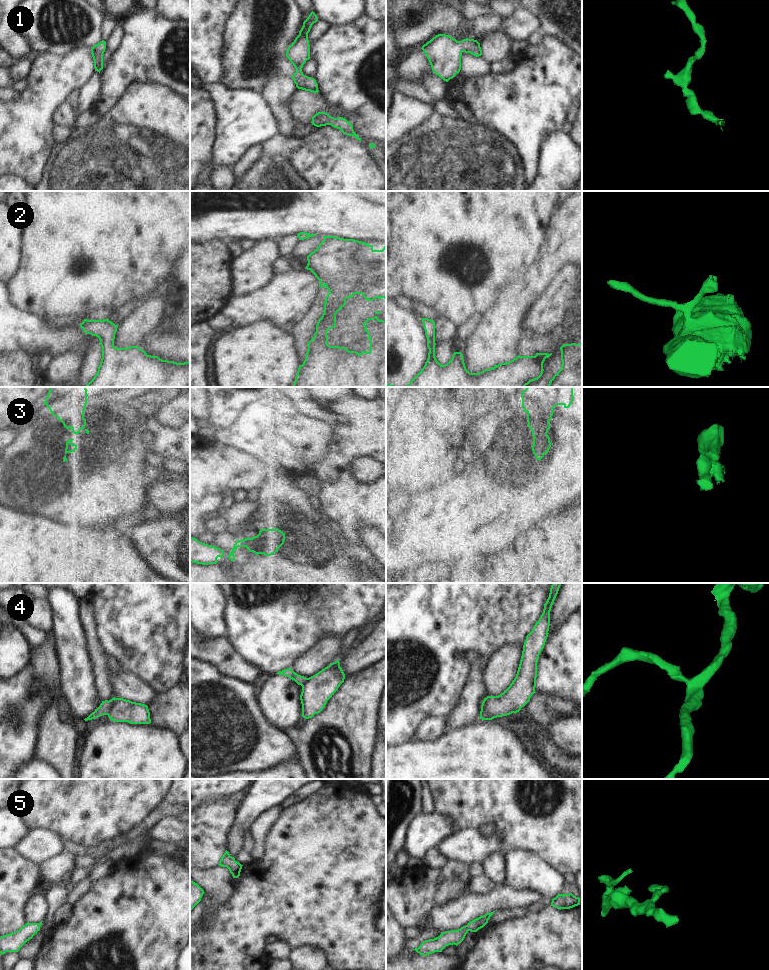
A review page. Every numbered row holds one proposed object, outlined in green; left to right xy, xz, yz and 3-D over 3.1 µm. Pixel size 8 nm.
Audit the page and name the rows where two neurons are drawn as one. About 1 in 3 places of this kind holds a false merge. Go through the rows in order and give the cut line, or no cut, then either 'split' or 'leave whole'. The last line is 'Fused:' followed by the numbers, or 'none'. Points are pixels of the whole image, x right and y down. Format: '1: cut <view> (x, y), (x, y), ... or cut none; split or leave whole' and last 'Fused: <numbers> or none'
1: cut none; leave whole
2: cut none; leave whole
3: cut xz (277, 528), (265, 540), (261, 546), (260, 553); split
4: cut xy (109, 700), (110, 707), (107, 714); split
5: cut none; leave whole
Fused: 3, 4

